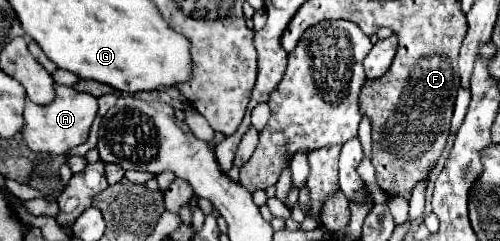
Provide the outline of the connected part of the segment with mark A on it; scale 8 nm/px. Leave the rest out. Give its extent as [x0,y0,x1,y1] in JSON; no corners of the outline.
[22,84,98,154]

